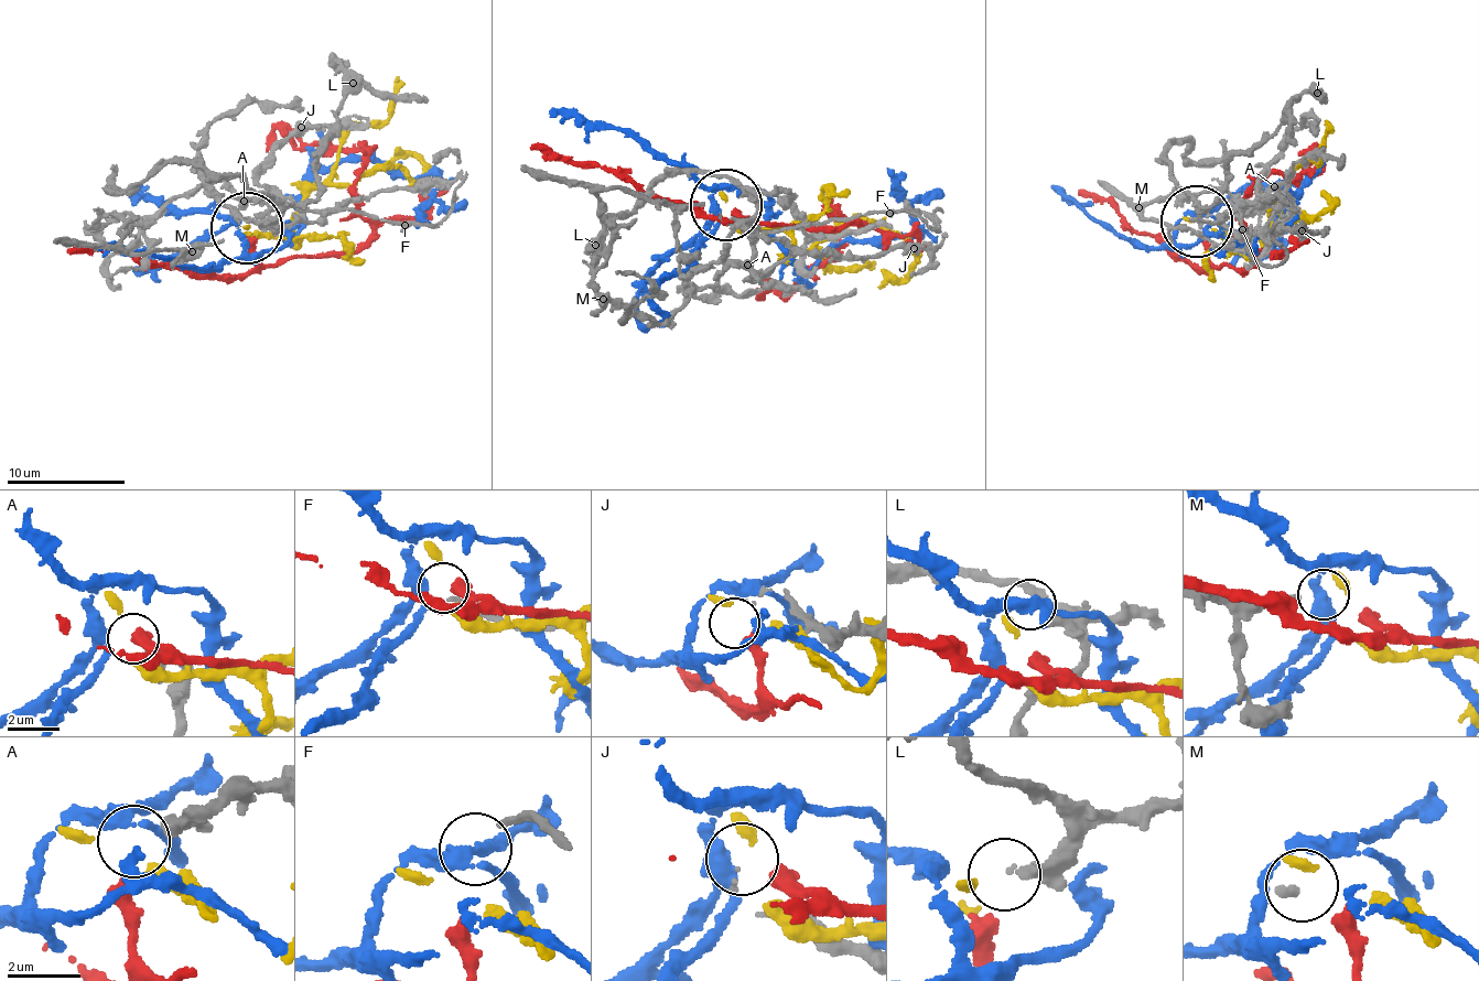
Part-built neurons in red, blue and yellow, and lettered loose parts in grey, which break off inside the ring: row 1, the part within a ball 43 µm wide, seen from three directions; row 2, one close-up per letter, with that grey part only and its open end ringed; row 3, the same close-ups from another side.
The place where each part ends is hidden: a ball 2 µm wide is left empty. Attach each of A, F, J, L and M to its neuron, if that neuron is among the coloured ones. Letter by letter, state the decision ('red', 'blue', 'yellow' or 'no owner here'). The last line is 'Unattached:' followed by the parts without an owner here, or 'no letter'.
A: red
F: no owner here
J: no owner here
L: no owner here
M: yellow
Unattached: F, J, L

